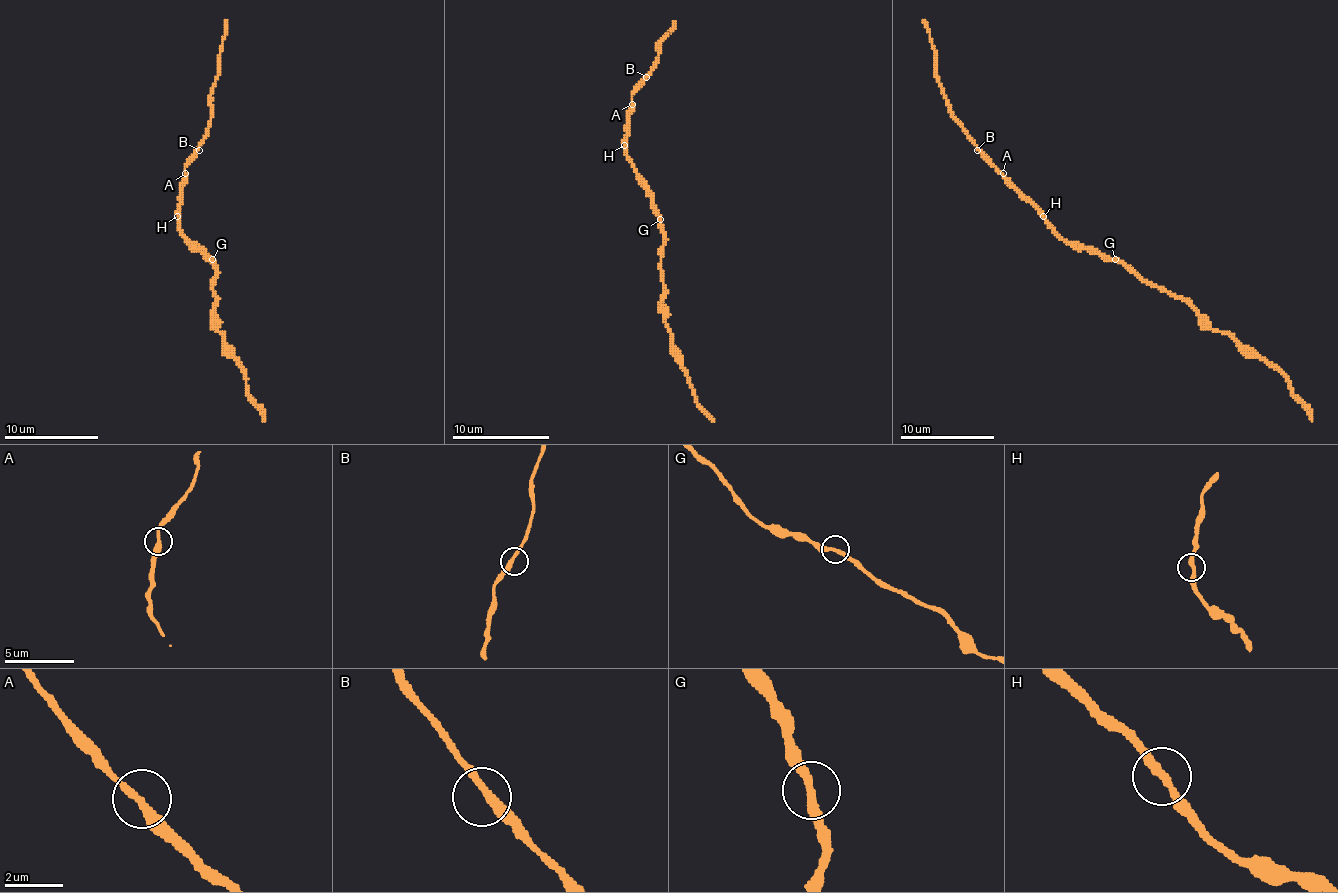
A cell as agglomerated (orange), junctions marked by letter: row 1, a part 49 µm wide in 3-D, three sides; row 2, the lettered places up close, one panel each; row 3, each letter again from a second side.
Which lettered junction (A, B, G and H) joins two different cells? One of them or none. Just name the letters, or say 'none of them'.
none of them

